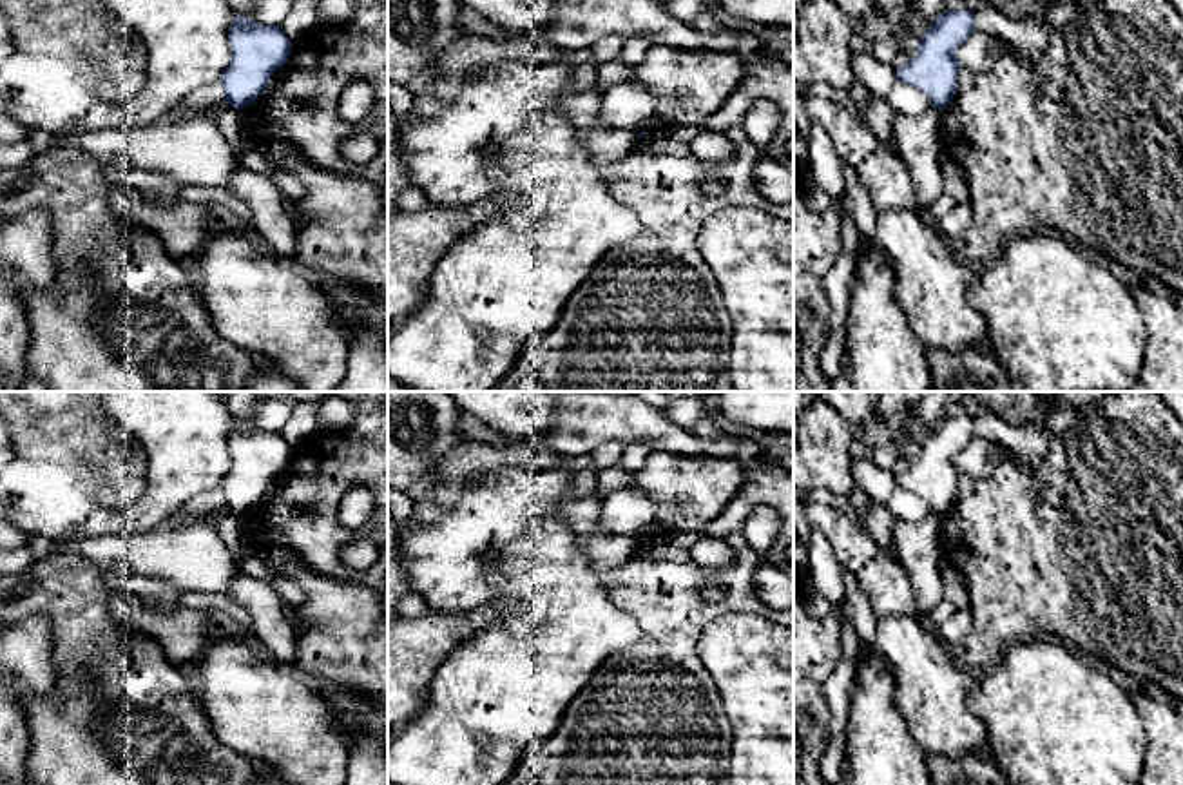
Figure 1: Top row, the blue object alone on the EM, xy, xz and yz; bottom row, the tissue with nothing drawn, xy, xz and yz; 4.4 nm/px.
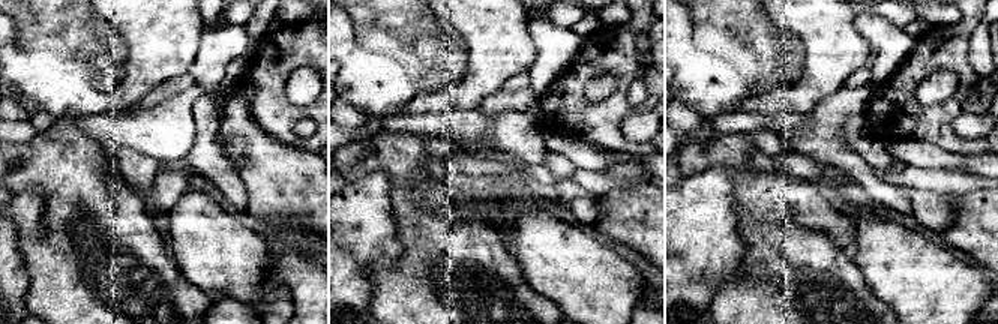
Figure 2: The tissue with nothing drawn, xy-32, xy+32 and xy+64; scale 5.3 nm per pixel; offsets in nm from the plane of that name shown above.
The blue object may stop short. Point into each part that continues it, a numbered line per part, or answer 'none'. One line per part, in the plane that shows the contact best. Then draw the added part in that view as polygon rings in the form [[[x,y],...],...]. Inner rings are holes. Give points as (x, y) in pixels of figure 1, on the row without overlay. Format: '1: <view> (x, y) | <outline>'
none

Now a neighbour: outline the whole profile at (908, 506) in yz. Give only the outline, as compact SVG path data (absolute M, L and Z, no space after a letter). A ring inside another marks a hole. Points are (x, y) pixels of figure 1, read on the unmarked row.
M899 486L888 499L886 506L897 520L909 524L920 522L933 513L933 508L924 497Z

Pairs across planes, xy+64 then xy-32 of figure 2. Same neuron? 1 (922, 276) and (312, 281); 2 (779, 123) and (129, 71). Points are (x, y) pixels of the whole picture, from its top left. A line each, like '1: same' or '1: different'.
1: different
2: different

